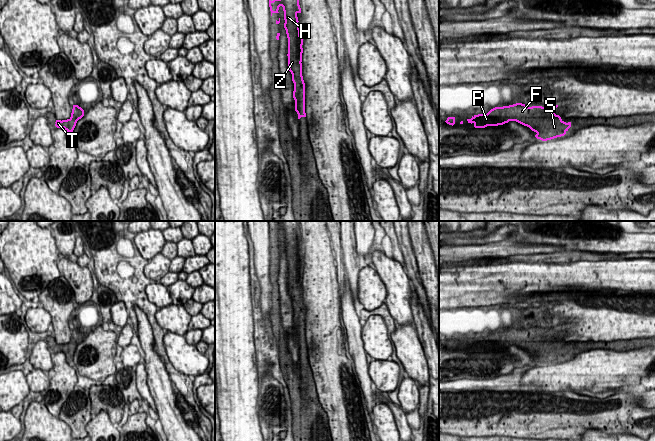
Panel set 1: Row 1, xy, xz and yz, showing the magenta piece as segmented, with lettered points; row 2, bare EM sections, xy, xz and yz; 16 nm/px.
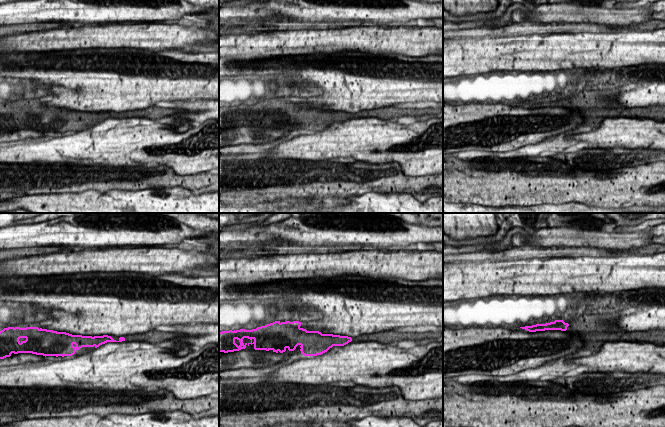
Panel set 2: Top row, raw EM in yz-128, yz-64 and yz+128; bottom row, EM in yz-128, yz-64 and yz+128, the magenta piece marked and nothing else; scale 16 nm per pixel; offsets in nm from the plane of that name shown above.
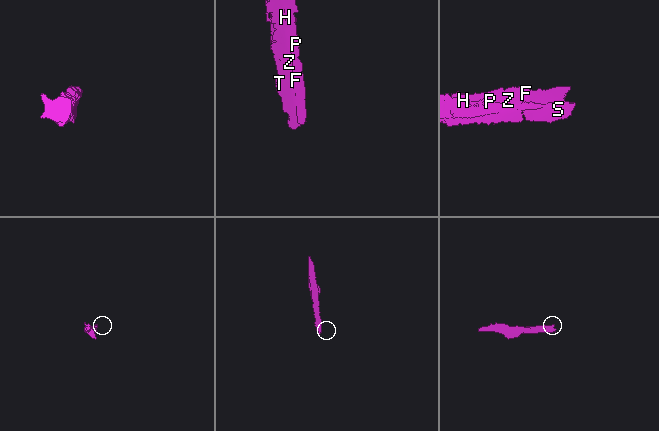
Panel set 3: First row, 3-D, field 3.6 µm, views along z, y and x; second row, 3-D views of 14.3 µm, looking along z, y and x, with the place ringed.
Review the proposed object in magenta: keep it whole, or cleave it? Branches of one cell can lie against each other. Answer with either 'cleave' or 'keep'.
keep

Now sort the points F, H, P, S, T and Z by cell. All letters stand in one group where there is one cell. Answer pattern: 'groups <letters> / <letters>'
groups F H P S T Z

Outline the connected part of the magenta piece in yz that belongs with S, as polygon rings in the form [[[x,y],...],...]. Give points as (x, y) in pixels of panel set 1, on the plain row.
[[[516,327],[495,331],[487,338],[474,339],[467,345],[473,347],[475,352],[498,350],[509,345],[516,345],[536,356],[537,363],[547,365],[564,360],[571,351],[571,346],[564,346],[559,339],[554,337],[557,331],[558,329],[527,331],[525,328]]]

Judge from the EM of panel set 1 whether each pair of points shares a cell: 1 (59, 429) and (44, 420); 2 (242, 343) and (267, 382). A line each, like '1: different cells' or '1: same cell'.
1: same cell
2: different cells

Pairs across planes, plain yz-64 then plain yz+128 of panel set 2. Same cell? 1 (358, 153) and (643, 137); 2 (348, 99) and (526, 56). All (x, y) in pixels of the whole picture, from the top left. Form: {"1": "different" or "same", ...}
{"1": "same", "2": "different"}

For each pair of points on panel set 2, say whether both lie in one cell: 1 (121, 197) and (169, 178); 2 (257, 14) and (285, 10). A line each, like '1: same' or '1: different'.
1: different
2: same

